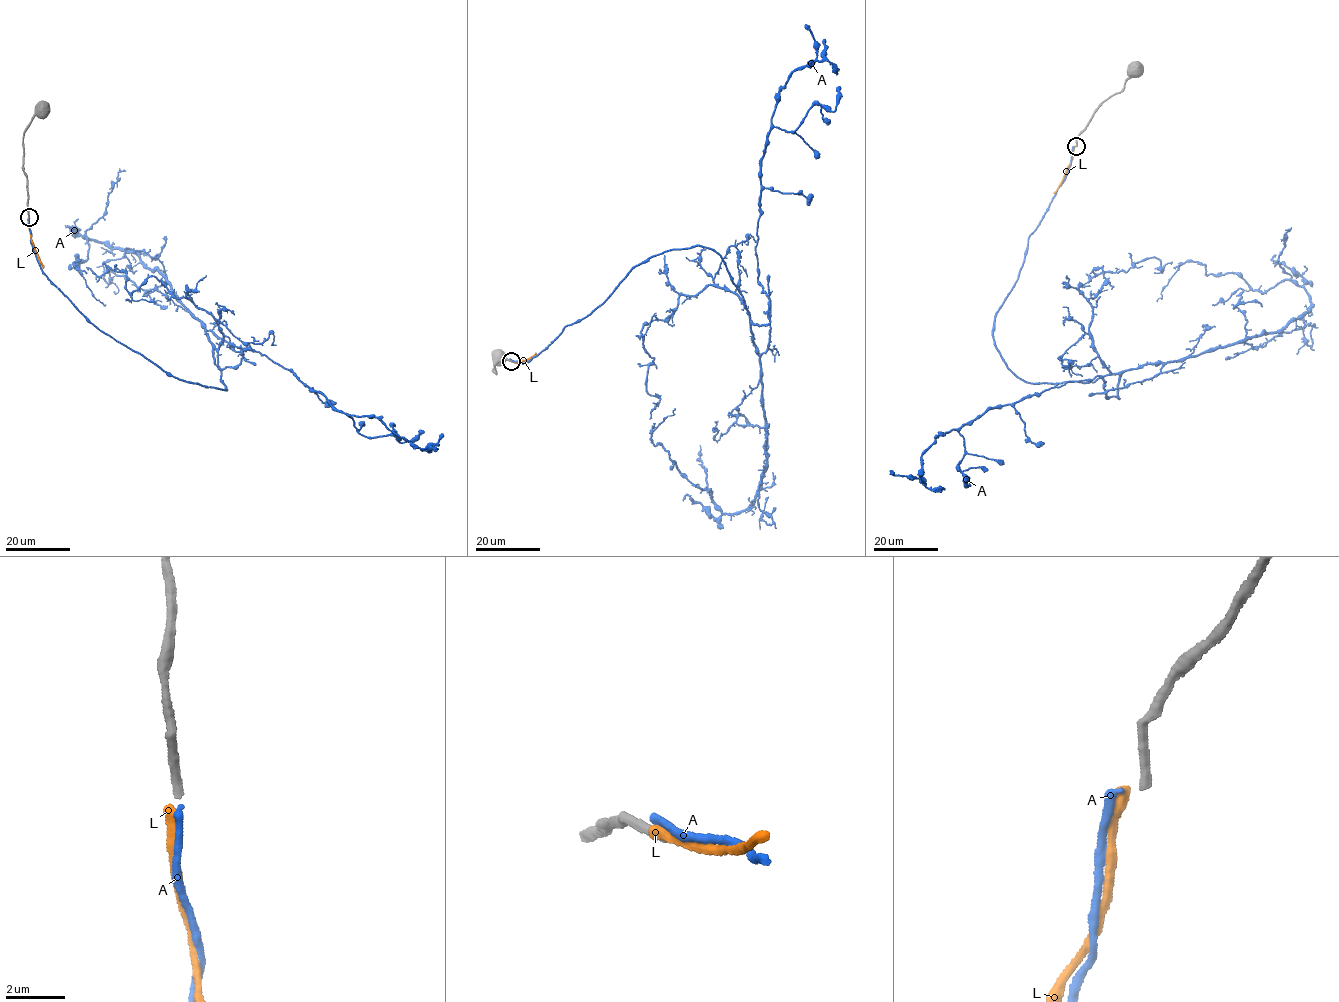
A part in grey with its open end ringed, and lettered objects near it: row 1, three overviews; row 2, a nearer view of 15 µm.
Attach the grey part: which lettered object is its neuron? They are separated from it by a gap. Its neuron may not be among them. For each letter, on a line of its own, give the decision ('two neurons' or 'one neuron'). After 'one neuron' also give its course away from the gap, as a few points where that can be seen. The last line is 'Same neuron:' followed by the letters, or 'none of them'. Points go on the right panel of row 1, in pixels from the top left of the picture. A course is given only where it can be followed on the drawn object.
A: two neurons
L: one neuron; it runs (1074, 146), (1071, 163), (1053, 193)
Same neuron: L

